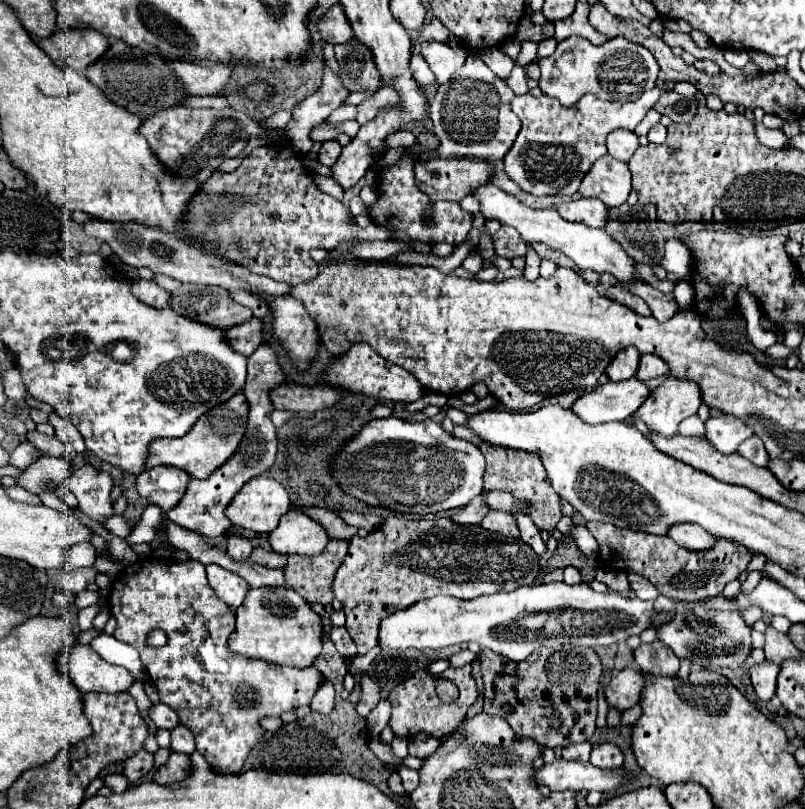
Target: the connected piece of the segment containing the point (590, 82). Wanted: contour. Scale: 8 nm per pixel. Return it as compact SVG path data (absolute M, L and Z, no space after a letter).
M569 36L557 44L557 50L549 58L539 60L539 66L539 88L543 94L557 98L563 106L573 106L583 94L595 94L603 100L609 100L611 96L627 98L643 94L645 90L655 88L659 74L655 56L645 46L639 46L623 36L611 38L603 46L595 46L579 36Z

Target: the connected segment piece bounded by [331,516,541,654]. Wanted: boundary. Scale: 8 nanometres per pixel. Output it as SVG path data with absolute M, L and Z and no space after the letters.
M389 516L377 530L369 532L369 536L351 538L349 552L335 574L331 590L335 598L343 602L347 632L357 644L359 654L365 654L379 642L379 622L401 608L407 608L425 598L433 598L437 594L471 600L483 594L495 594L503 590L509 592L521 586L535 584L539 572L539 556L531 548L527 548L521 540L511 540L507 536L487 532L479 524L463 526L453 524L449 518Z

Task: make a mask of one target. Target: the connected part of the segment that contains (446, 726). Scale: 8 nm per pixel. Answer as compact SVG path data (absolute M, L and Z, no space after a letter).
M471 666L455 668L455 684L459 686L459 698L453 704L445 704L445 702L439 700L439 696L435 694L435 678L425 668L421 668L409 680L401 682L395 690L391 690L389 692L389 702L393 706L393 714L391 714L389 724L391 724L391 728L395 732L395 736L409 738L409 736L423 730L423 732L427 732L427 734L431 734L435 738L443 738L449 732L453 732L453 728L467 714L467 708L477 700L477 686L475 686L475 682L471 678Z

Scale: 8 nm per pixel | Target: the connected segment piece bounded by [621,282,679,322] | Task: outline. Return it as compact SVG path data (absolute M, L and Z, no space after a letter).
M627 282L627 286L621 284L621 288L625 288L625 290L629 290L631 294L643 298L643 300L647 302L647 306L651 308L653 316L655 316L659 322L667 322L673 314L679 312L679 306L677 306L677 302L673 300L673 296L655 290L651 284L645 284L645 282Z

